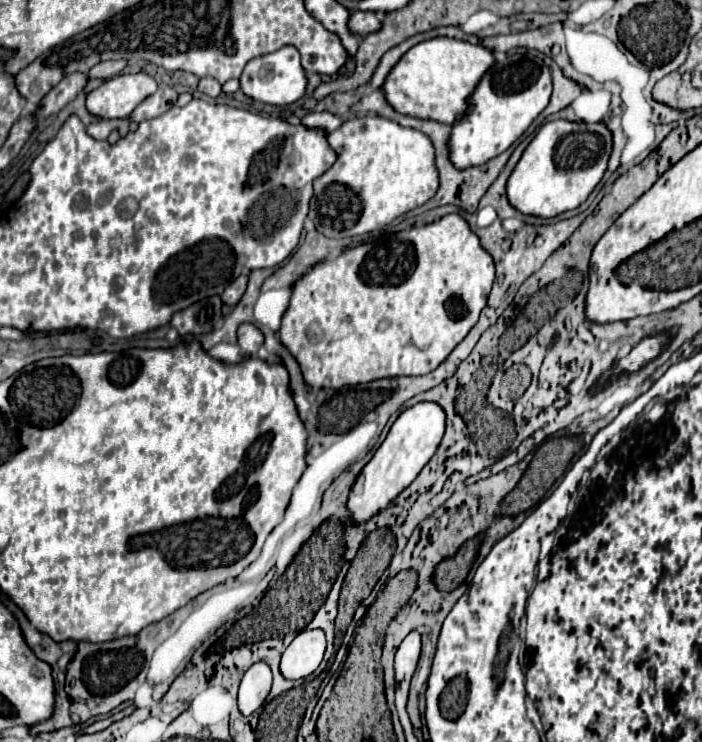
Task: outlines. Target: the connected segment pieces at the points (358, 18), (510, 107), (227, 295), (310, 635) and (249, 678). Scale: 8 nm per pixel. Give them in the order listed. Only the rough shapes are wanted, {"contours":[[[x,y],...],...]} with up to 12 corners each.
{"contours":[[[352,12],[348,28],[356,36],[378,30],[374,12]],[[534,56],[492,66],[452,124],[448,160],[482,166],[548,106]],[[246,274],[224,290],[222,302],[228,306],[242,298],[246,292]],[[302,630],[282,654],[280,672],[306,678],[322,662],[322,630]],[[252,664],[240,682],[240,712],[264,704],[272,684],[270,666]]]}

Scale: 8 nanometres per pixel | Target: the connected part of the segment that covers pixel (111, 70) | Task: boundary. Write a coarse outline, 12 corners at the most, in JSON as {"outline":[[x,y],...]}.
{"outline":[[126,60],[96,64],[90,78],[112,78],[126,68]]}

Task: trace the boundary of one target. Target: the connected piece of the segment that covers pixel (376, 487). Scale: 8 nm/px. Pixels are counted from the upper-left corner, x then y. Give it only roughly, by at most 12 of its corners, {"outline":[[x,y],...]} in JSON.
{"outline":[[418,402],[362,468],[348,508],[366,522],[438,450],[446,414]]}

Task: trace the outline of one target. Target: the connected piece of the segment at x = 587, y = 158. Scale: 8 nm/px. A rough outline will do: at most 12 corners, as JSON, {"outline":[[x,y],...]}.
{"outline":[[546,122],[508,178],[536,218],[578,208],[602,180],[602,122]]}

